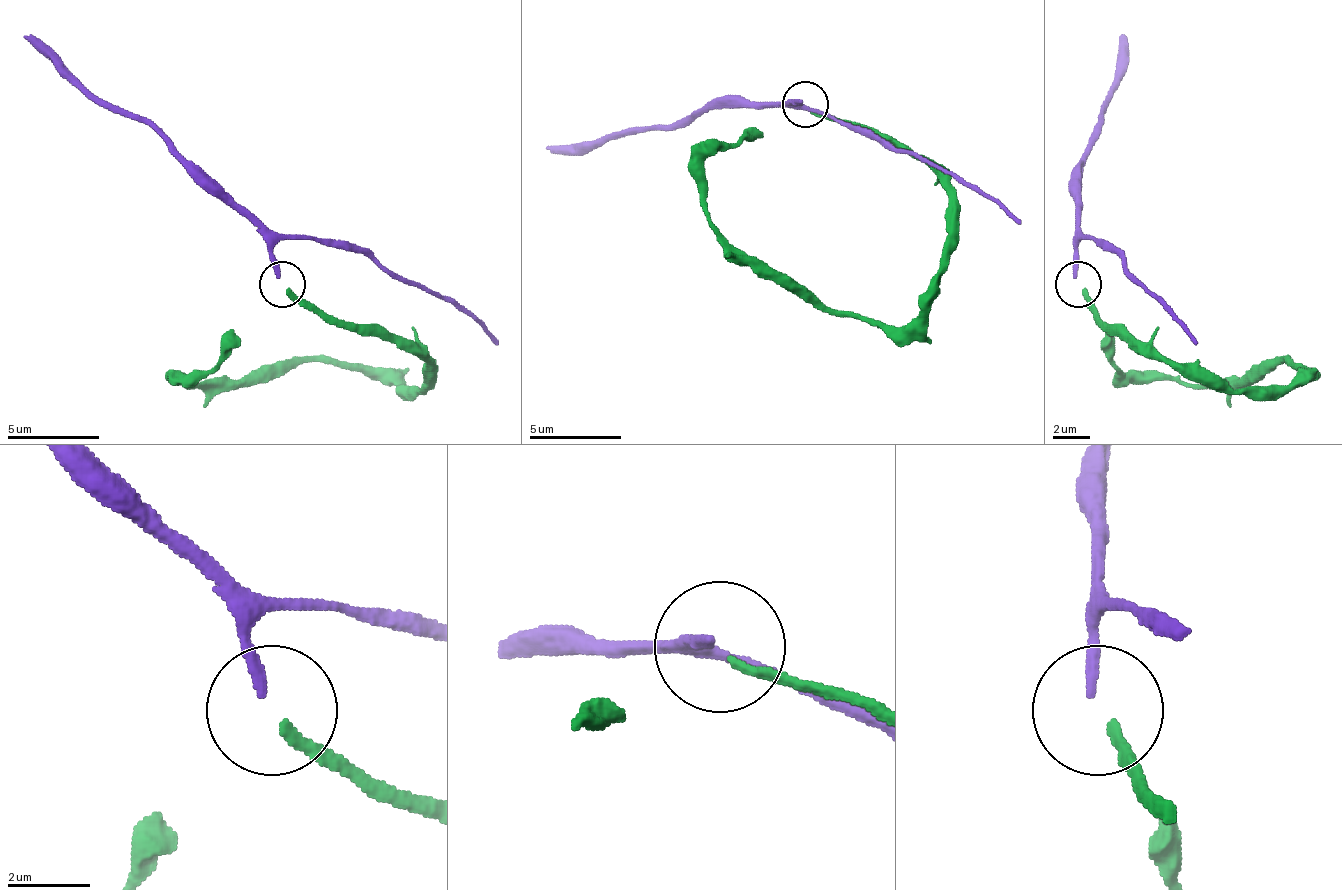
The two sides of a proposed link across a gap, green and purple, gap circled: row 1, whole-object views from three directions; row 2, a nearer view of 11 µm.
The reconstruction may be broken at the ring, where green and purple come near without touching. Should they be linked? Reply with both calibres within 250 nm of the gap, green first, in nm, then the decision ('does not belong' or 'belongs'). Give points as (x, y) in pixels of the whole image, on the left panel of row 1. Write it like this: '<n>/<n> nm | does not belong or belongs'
240/260 nm | does not belong

